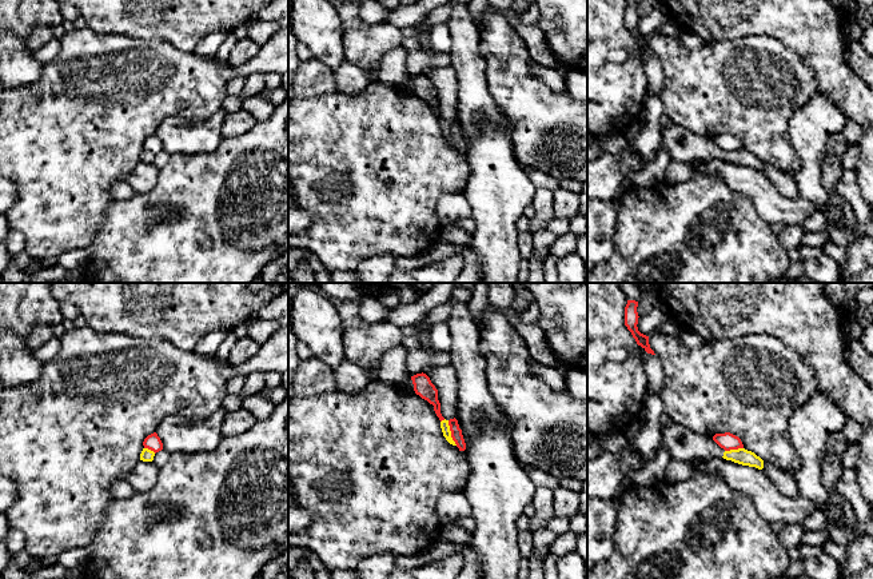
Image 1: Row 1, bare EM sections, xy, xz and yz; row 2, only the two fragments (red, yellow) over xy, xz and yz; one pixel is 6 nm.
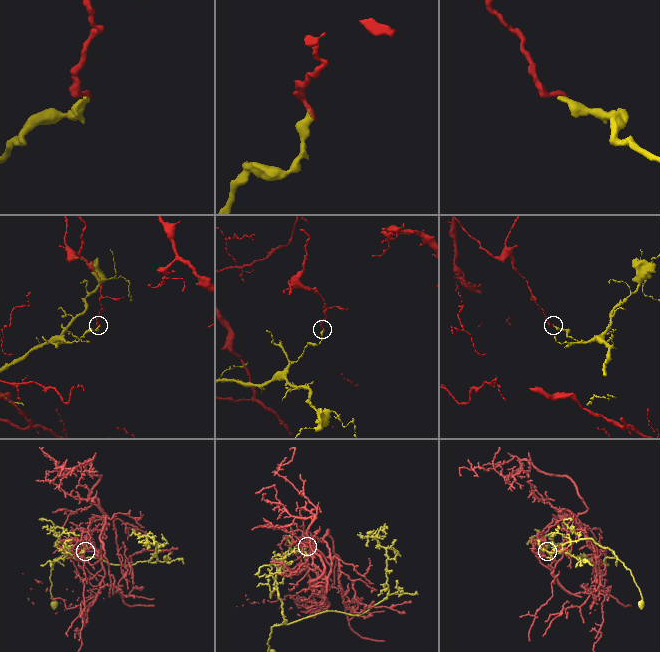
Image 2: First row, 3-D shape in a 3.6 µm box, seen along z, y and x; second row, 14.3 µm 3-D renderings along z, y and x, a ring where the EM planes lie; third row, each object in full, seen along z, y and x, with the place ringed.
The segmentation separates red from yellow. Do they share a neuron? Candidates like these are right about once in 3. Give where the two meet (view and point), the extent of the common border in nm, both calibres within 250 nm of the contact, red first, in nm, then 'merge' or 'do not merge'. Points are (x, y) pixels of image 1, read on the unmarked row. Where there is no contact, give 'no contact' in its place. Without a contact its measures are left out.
contact xz (451, 134); length 160 nm; calibres 70 and 50 nm; do not merge

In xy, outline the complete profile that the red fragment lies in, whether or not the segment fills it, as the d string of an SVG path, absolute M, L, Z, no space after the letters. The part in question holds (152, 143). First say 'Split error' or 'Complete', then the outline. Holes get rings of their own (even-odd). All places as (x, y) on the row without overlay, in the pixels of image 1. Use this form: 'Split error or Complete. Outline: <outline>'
Complete. Outline: M156 133L148 136L143 143L144 149L154 152L155 155L163 151L163 144Z

